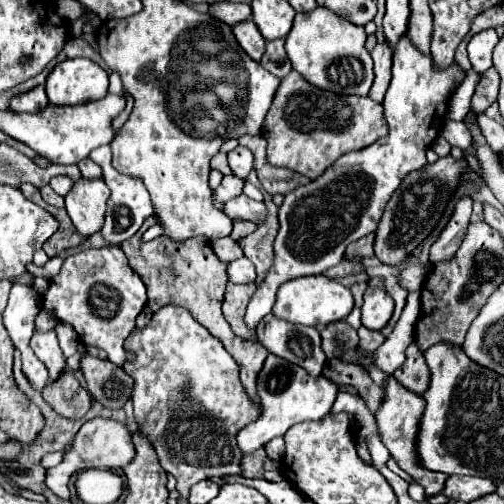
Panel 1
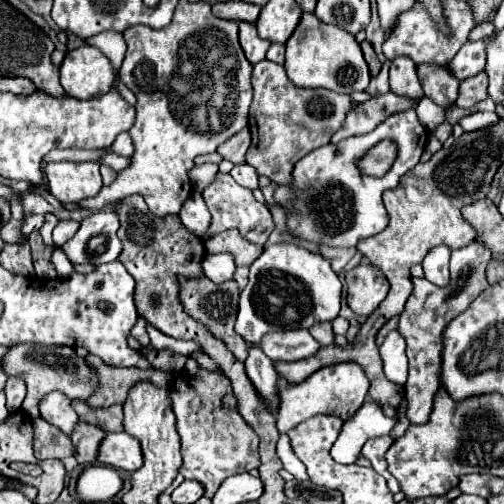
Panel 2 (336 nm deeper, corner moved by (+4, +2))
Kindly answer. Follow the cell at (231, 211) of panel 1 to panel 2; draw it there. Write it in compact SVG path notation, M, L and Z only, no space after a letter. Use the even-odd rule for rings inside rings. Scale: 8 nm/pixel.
M217 174L217 178L203 190L203 198L207 202L207 208L211 214L211 224L209 227L209 236L214 236L223 232L223 230L229 230L235 228L239 230L240 234L247 238L249 242L253 244L259 244L259 246L265 246L269 234L273 232L273 218L271 218L271 212L267 205L257 202L253 192L245 186L237 186L237 182L233 182L231 174Z

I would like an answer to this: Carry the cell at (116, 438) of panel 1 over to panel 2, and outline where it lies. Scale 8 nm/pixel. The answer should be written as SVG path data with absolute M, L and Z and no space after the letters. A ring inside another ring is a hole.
M127 432L107 434L107 436L103 438L103 442L101 442L97 462L115 466L115 468L119 468L119 470L135 472L135 470L139 470L139 468L143 466L141 446L139 446L139 442L137 442L133 436L129 436Z

